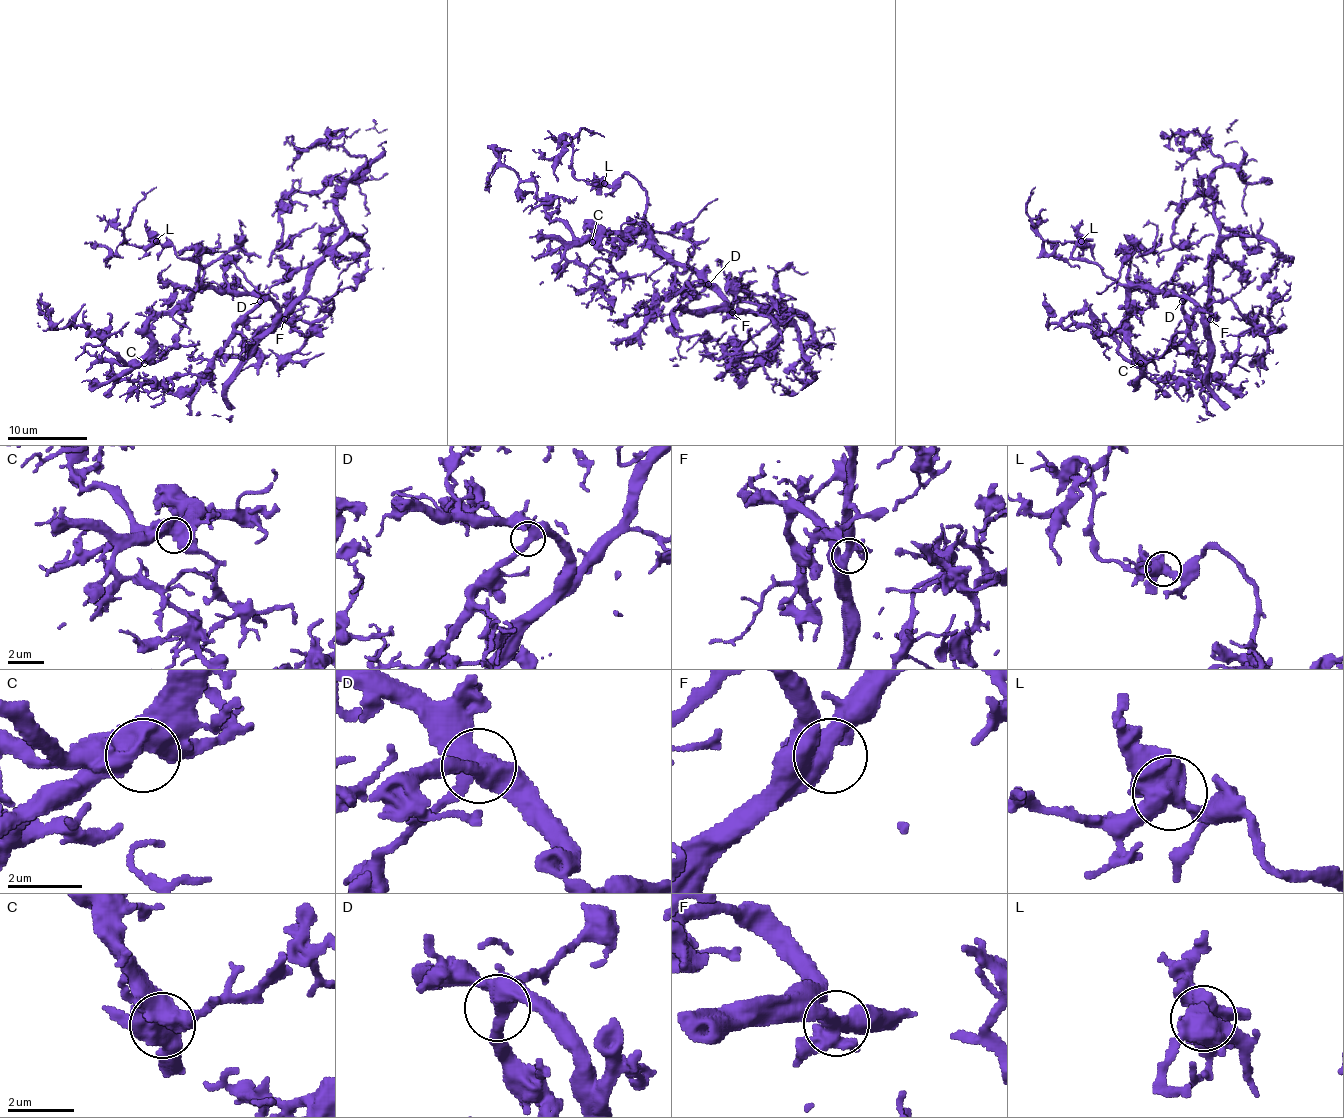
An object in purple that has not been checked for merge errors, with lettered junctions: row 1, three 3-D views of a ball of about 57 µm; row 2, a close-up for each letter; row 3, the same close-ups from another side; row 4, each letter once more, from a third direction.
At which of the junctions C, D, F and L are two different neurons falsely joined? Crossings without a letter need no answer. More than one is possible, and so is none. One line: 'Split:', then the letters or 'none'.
Split: none

